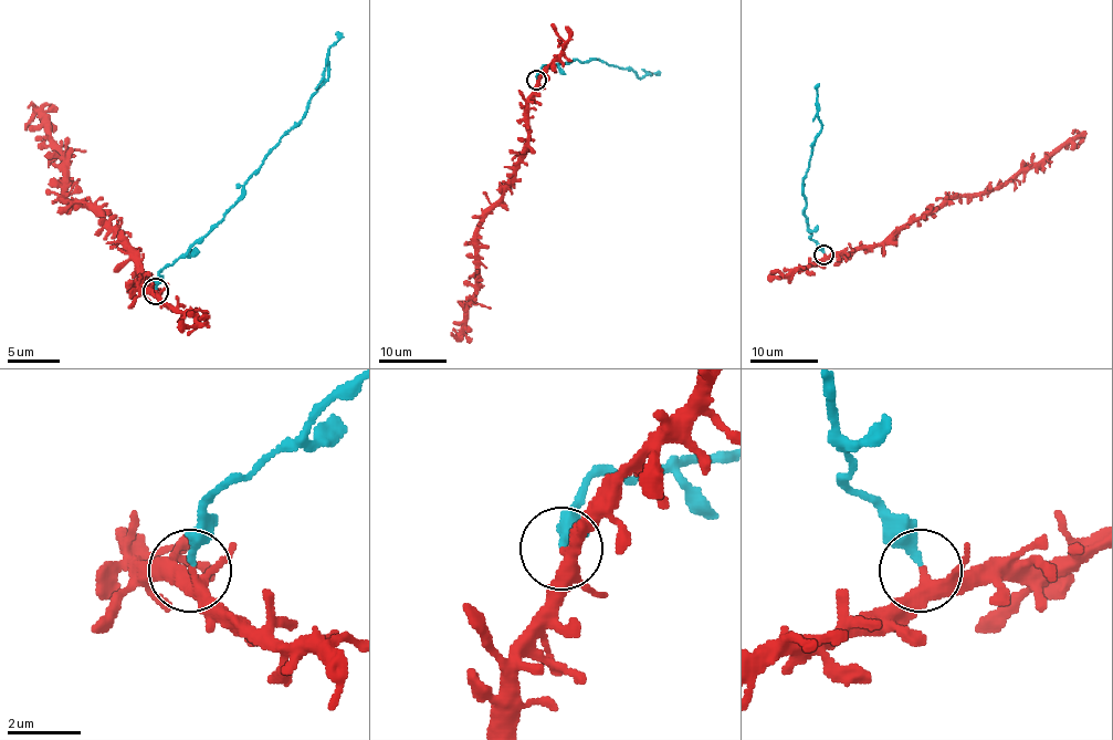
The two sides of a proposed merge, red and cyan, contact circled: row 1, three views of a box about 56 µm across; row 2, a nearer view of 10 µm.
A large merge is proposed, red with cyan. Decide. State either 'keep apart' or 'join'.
keep apart

